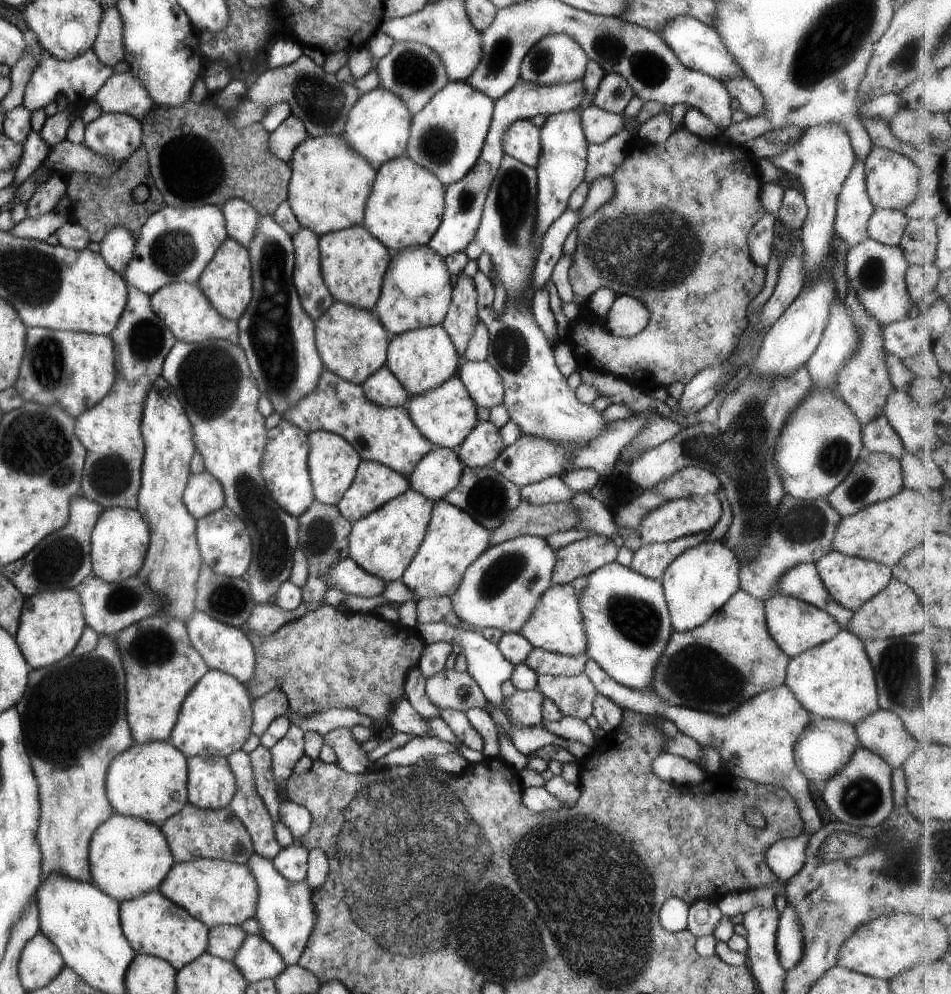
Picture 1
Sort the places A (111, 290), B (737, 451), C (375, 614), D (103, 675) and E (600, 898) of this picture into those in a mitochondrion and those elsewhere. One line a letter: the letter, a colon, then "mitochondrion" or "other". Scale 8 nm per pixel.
A: other
B: mitochondrion
C: other
D: mitochondrion
E: mitochondrion

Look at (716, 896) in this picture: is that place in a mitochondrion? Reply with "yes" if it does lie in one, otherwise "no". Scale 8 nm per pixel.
no

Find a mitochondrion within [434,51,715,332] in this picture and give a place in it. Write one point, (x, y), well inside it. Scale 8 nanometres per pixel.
(627, 249)

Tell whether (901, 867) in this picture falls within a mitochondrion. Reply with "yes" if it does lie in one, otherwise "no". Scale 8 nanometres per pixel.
no

